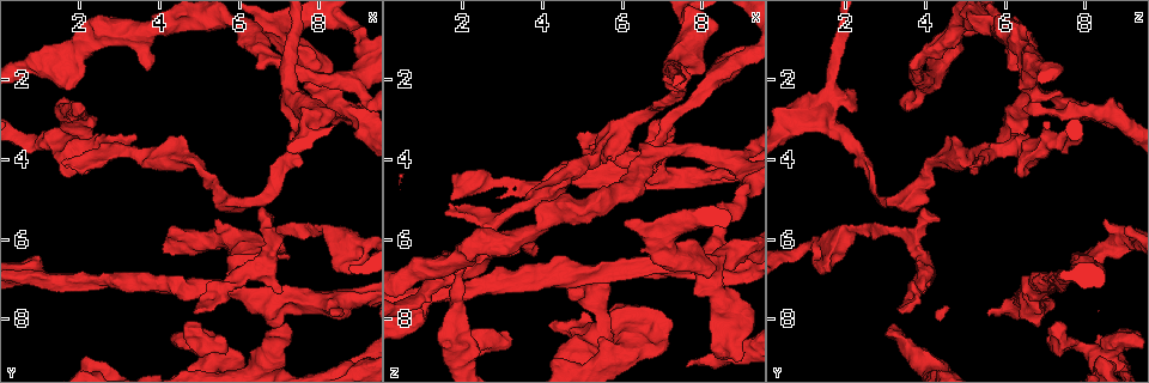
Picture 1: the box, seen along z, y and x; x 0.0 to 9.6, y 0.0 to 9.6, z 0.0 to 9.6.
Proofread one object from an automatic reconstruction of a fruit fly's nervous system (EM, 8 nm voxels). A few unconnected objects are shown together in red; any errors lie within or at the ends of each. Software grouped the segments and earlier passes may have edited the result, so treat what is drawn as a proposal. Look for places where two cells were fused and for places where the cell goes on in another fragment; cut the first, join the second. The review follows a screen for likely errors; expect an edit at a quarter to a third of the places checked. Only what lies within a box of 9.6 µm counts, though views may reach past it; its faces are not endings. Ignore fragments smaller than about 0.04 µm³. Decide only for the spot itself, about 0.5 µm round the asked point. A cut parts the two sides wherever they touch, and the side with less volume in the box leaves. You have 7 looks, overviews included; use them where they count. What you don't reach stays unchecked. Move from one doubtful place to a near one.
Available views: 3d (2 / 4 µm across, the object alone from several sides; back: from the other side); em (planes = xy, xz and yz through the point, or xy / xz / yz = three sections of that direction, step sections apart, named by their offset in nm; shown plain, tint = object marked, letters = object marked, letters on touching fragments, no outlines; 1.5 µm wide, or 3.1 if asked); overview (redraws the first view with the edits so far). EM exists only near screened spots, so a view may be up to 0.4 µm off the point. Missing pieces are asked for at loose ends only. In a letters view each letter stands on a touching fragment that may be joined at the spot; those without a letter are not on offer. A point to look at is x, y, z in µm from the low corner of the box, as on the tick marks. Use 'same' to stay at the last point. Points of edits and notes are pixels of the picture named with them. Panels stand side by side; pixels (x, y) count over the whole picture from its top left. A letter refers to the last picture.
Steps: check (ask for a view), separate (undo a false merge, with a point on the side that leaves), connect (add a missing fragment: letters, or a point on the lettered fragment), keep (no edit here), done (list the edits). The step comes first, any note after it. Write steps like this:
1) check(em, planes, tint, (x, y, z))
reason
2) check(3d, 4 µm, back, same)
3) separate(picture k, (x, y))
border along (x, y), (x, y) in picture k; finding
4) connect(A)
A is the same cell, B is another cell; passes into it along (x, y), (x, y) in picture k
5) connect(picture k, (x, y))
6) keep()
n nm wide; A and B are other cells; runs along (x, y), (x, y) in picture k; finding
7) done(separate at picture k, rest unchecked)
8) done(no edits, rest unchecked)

check(em, planes, plain, (4.90, 7.75, 3.35))
free end

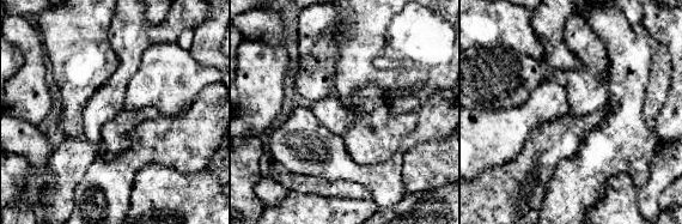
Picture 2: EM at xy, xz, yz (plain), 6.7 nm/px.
check(em, planes, letters, same)
see the neighbours

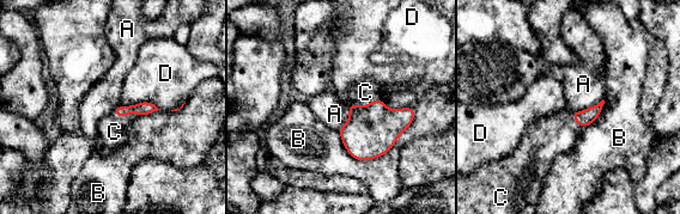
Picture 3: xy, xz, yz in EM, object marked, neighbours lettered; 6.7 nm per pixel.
connect(picture 3, (114, 132))
C is the same cell, A, B and D are other cells; passes into it along (144, 108), (123, 115), (114, 132) in picture 3; it goes on there

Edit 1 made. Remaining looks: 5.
check(em, planes, letters, (5.40, 5.50, 8.55))
branch stops here

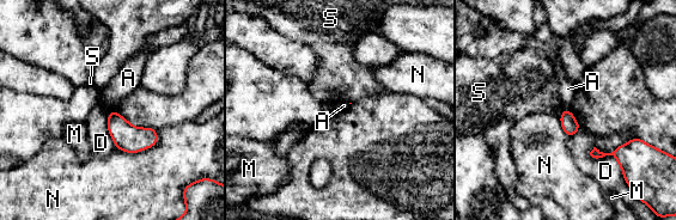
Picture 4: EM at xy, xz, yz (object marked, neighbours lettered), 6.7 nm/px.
keep()
A, D, M, N and S are other cells; no lettered fragment goes on from it

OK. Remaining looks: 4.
check(em, planes, letters, (2.10, 9.00, 8.40))
free end

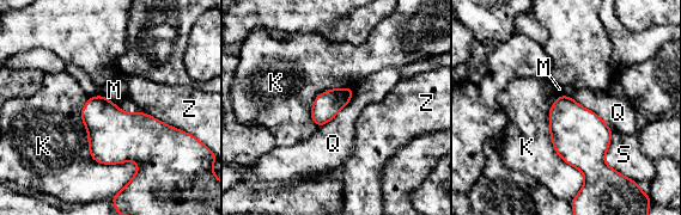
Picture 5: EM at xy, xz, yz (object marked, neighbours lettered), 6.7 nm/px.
keep()
K touches over 600 nm; K, M, Q, S and Z are other cells; border along (87, 98), (89, 154), (134, 174) in picture 5; no lettered fragment goes on from it

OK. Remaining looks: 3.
done(connect at picture 3, rest unchecked)

